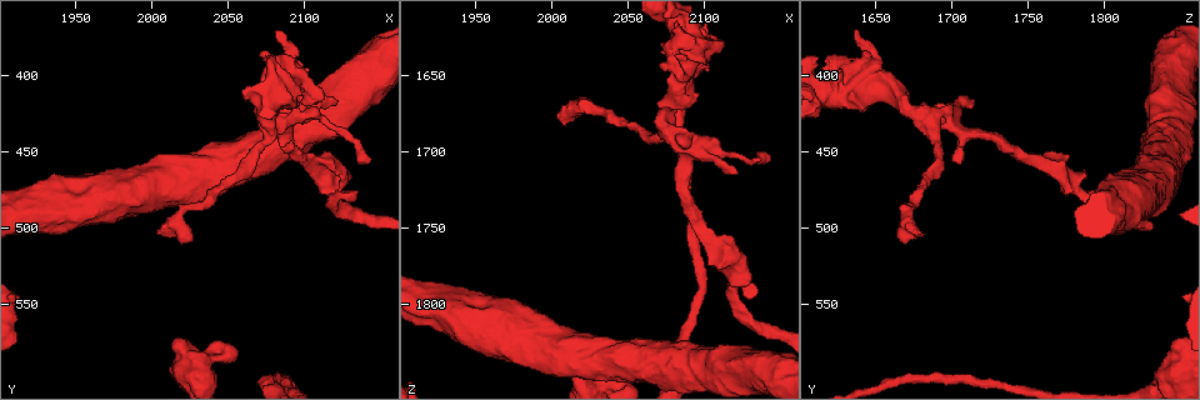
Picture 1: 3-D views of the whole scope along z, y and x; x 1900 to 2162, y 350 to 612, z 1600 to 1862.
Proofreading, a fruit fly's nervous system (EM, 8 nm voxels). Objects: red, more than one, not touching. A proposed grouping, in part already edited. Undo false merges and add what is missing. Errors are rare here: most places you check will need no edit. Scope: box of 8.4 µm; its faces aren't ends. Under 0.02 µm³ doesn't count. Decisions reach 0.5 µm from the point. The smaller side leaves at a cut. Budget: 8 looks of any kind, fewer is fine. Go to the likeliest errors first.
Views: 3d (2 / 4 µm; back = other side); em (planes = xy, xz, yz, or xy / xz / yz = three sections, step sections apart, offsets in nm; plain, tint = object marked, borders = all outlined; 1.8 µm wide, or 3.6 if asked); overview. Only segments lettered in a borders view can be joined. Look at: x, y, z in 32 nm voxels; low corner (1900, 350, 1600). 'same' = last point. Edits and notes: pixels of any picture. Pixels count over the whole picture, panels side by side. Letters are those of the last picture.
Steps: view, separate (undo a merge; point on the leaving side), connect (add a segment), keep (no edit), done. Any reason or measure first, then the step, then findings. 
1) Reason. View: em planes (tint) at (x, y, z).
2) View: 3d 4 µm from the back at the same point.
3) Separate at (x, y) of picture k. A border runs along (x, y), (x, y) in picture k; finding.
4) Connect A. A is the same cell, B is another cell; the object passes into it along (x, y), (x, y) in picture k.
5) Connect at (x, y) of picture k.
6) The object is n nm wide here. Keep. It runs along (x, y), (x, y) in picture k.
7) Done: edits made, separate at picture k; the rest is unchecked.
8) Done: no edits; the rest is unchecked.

Sharp bend. View: em 3.6 µm yz step 16 (borders) at (2078, 432, 1690).

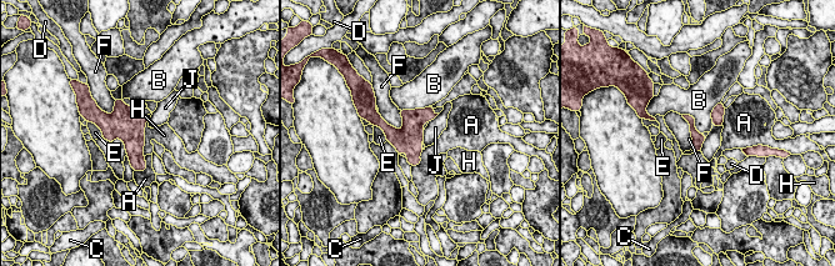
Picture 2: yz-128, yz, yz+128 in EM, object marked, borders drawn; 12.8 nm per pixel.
The object is 160 nm wide here. Keep. A, B, C, D, E, F, H and J are other cells; all the same neuron.

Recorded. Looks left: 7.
Branch stops here. View: 3d 4 µm from the back at (2114, 416, 1628).

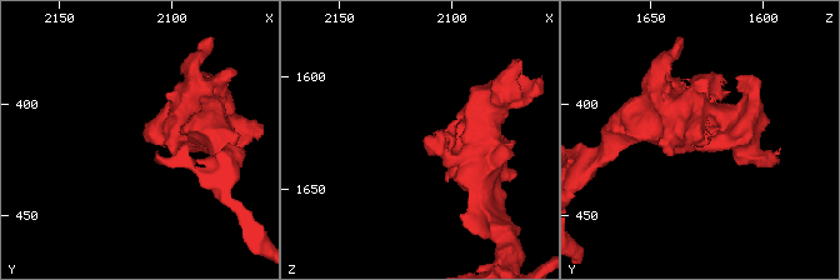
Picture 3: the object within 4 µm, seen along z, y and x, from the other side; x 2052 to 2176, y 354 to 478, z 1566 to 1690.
Need the tissue. View: em planes (borders) at (2111, 415, 1628).

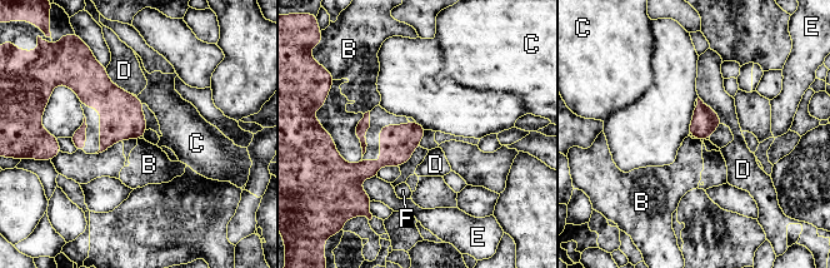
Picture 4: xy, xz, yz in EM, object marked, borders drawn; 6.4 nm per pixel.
The object is 170 nm wide here. Keep. B, C, D, E and F are other cells; a border runs along (695, 107), (690, 123) in picture 4; no lettered segment goes on from it.

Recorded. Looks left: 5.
View: 3d 4 µm at (2130, 466, 1782).

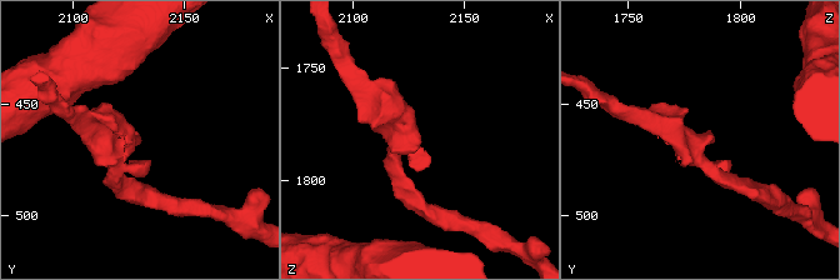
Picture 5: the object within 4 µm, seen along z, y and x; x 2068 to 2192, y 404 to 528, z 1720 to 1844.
Need the tissue. View: em planes (tint) at (2130, 467, 1785).

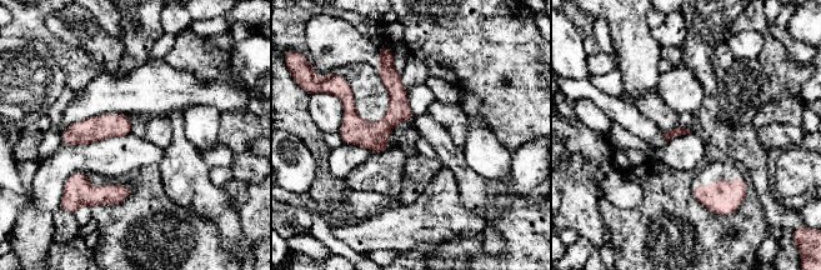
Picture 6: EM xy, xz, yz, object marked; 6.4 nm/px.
See the neighbours. View: em planes (borders) at the same point.

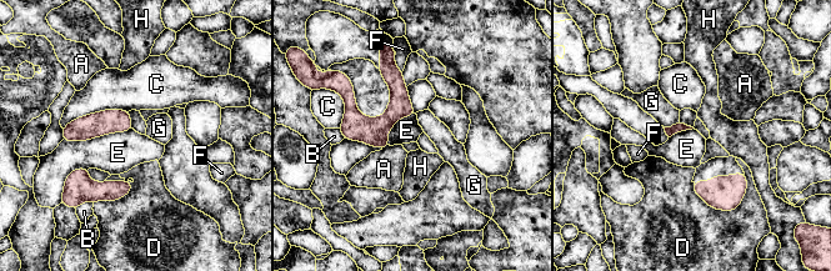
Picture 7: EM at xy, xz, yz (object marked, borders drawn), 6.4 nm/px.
Keep. A, B, C, D, E, F, G and H are other cells; it runs along (391, 63), (396, 109), (344, 130) in picture 7; none of them fits.

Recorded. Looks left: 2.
Done: no edits; the rest is unchecked.

